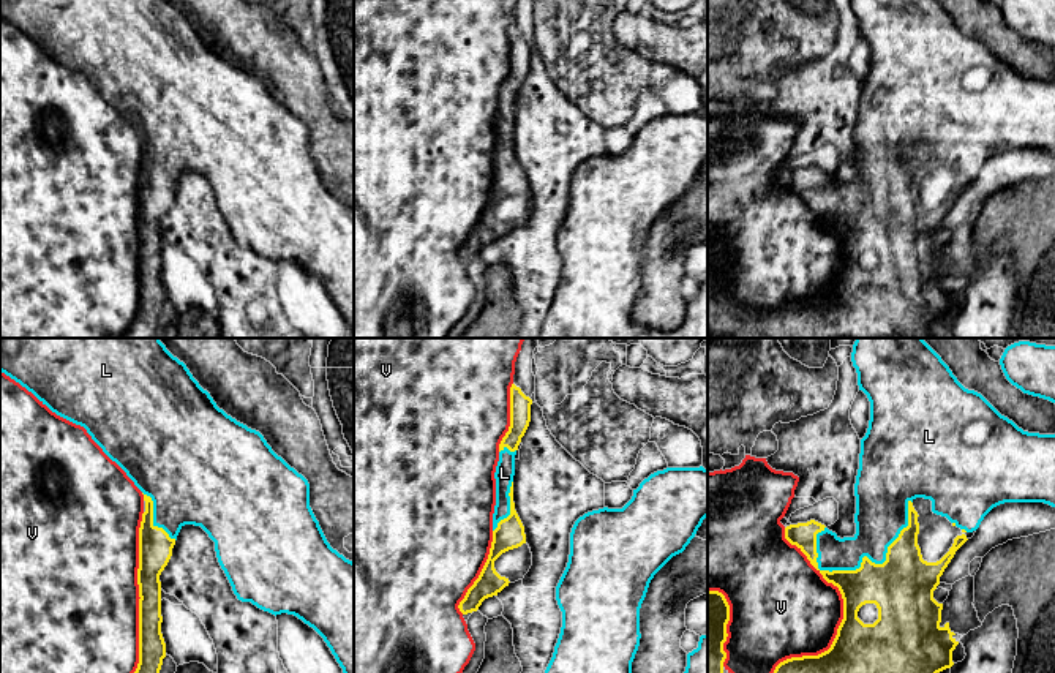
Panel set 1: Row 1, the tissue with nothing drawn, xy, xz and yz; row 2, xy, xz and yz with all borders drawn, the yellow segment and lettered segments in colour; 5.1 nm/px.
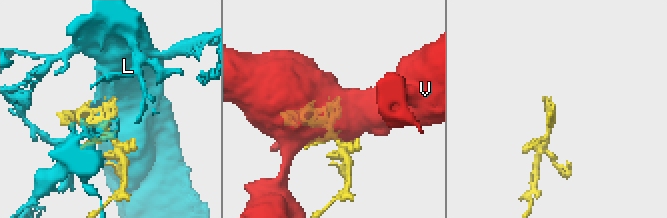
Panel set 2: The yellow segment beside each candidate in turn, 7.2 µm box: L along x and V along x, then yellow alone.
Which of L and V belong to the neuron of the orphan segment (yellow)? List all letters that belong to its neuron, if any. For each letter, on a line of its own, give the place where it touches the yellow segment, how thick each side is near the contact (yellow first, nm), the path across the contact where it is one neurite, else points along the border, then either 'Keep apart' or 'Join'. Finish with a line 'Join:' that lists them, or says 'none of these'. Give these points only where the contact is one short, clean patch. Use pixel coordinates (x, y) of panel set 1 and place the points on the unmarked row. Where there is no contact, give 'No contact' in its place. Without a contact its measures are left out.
L: Touches yellow at yz (878, 210). Thickness 320 nm (yellow) against 260 nm. Join
V: Touches yellow at yz (844, 264). Thickness 380 nm (yellow) against 440 nm. Keep apart
Join: L

